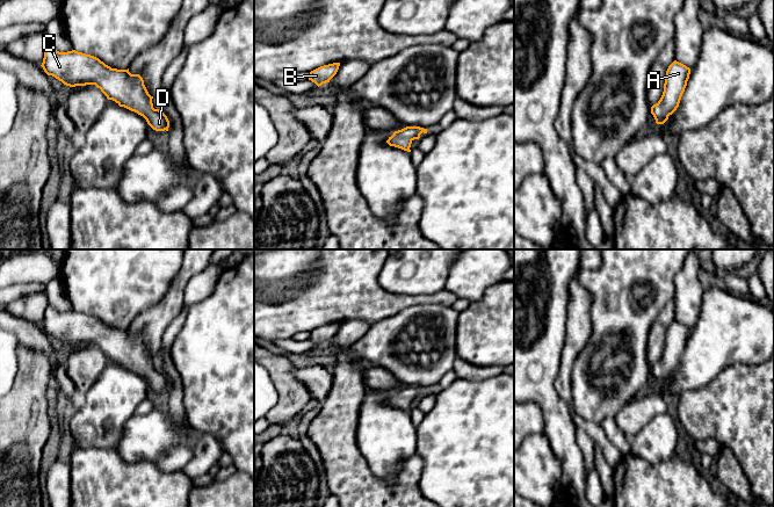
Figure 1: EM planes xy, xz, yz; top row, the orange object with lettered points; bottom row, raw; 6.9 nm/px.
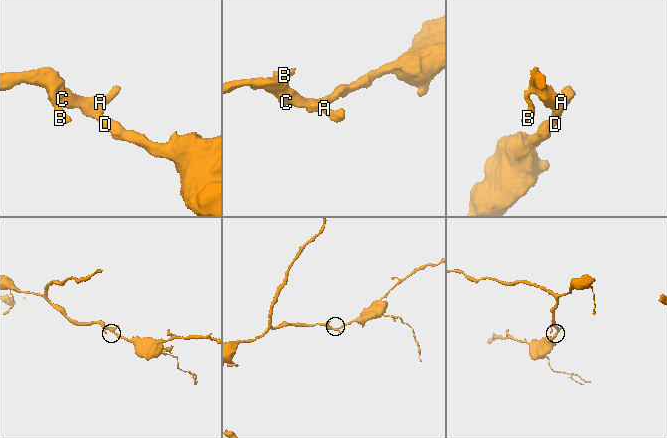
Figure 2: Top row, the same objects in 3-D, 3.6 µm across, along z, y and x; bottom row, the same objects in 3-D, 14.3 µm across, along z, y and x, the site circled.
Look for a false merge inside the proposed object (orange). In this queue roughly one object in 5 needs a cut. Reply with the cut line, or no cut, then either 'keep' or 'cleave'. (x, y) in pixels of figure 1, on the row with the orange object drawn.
no cut | keep

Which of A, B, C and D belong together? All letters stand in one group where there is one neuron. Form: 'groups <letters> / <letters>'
groups A B C D

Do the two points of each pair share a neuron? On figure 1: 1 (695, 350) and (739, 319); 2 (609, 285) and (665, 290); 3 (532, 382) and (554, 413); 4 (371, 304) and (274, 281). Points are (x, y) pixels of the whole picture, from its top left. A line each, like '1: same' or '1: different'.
1: same
2: same
3: same
4: same

